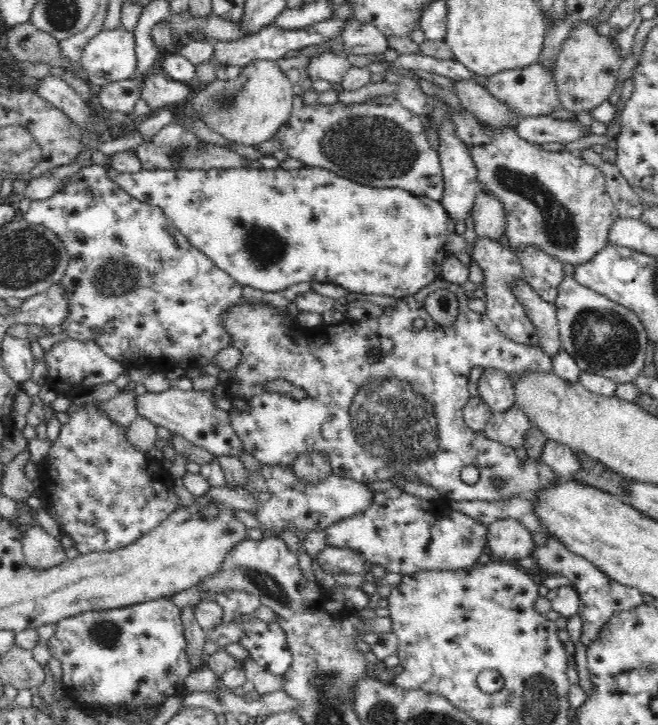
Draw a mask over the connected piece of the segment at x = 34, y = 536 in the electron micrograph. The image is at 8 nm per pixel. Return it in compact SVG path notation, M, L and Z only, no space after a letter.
M37 522L30 525L30 529L25 532L21 542L23 543L23 564L26 564L31 570L49 570L54 566L60 566L66 561L66 550L62 548L61 538L56 539L54 536L42 529Z

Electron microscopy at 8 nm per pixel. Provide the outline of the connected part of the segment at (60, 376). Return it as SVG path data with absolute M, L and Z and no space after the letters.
M68 337L63 341L48 343L46 347L48 374L45 382L57 395L74 400L93 389L98 384L114 382L117 376L126 373L125 366L108 356L96 341L85 342Z

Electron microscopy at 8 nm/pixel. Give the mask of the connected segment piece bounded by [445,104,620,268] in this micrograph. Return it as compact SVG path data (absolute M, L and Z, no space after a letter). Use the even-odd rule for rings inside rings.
M445 104L445 106L447 109L445 120L449 120L450 124L455 126L455 134L464 146L467 147L467 150L470 152L470 157L472 157L472 161L474 161L474 165L476 165L479 191L484 191L484 193L492 195L495 200L499 201L499 204L503 205L506 216L506 230L504 230L504 234L509 241L508 248L512 249L518 257L528 247L532 247L532 249L536 249L536 251L542 251L542 253L546 253L551 257L556 257L562 264L572 264L572 266L576 268L578 265L586 264L589 260L592 260L598 252L609 245L610 229L620 220L620 214L618 213L618 209L616 209L616 205L614 205L614 201L612 201L612 198L608 194L602 171L588 164L582 157L572 156L572 154L566 150L563 152L546 152L546 150L542 150L540 145L530 143L520 138L518 128L514 128L512 124L506 124L506 126L501 126L501 128L498 129L498 126L491 126L491 124L483 124L482 121L478 121L476 115L464 106L461 106L460 110L458 108L452 108L452 106L448 104Z

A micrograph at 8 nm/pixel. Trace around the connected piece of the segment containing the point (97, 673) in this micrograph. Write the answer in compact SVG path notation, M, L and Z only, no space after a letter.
M169 598L152 600L111 609L87 611L64 618L49 640L51 656L58 658L63 670L63 691L76 704L91 704L101 708L122 706L159 707L169 697L184 695L186 678L190 675L190 661L181 620L181 610Z

